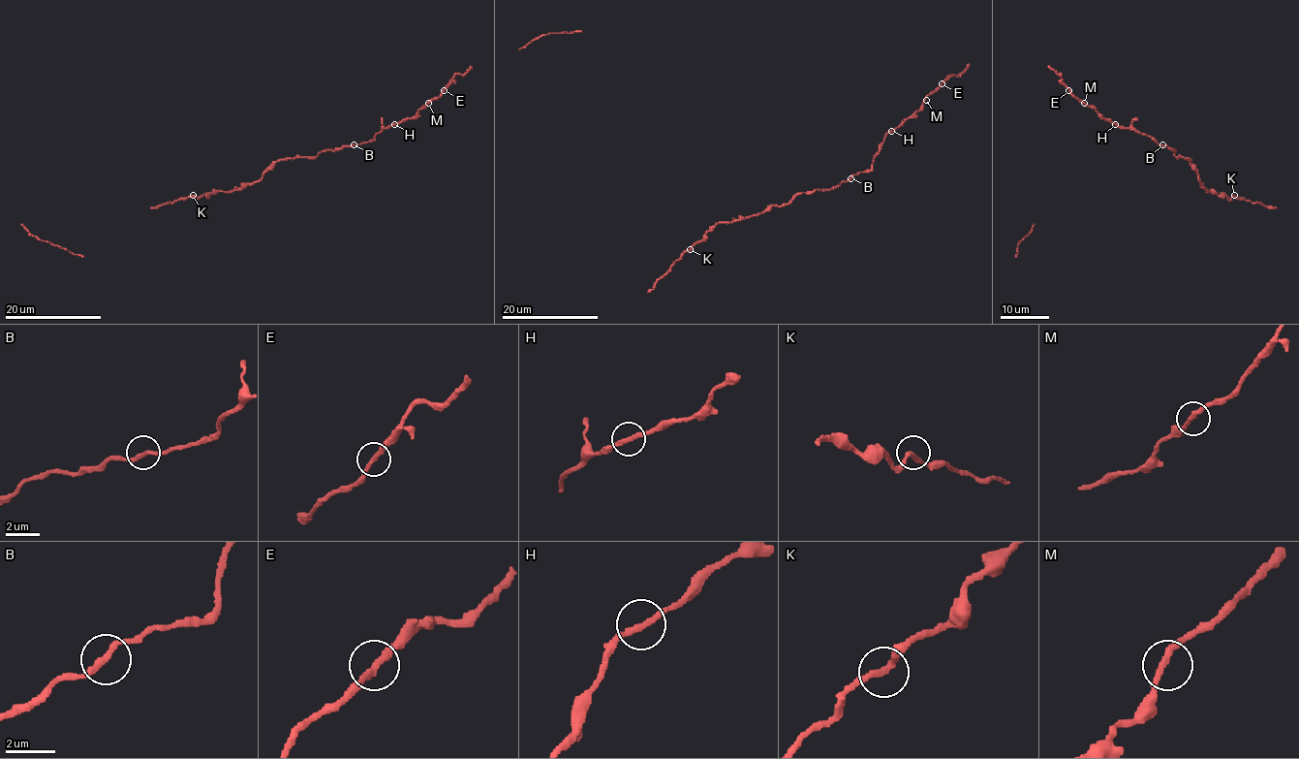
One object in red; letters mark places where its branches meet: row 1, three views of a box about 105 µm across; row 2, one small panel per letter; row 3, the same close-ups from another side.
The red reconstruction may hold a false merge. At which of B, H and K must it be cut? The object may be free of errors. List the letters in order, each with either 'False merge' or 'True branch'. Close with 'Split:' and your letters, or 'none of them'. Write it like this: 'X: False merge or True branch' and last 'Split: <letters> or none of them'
B: True branch
H: True branch
K: True branch
Split: none of them

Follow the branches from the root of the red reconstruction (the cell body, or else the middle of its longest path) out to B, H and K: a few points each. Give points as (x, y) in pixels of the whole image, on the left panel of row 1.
B: (241, 189), (258, 181), (277, 161), (315, 157), (322, 151), (339, 150), (354, 144)
H: (241, 189), (258, 181), (277, 161), (315, 157), (322, 151), (370, 142), (383, 129), (394, 124)
K: (241, 189), (213, 191), (197, 199), (193, 195)

